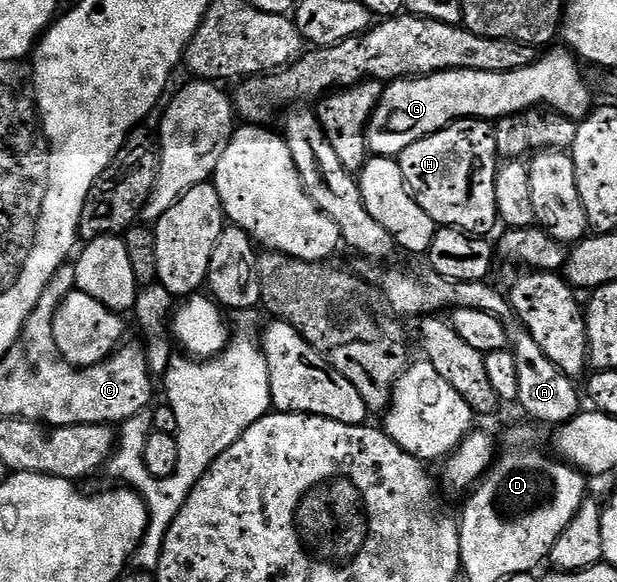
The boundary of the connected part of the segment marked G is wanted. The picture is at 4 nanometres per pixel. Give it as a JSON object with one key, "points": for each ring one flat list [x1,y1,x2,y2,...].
{"points":[[554,46,539,55,524,70,511,72,435,72,432,76,415,76,386,84,384,94,366,127,366,146,375,156,397,158,412,142,447,128,456,120,477,118,497,121,499,116,517,116,528,108,545,106,563,112,568,118,583,121,596,101,582,77,583,65,574,52]]}

